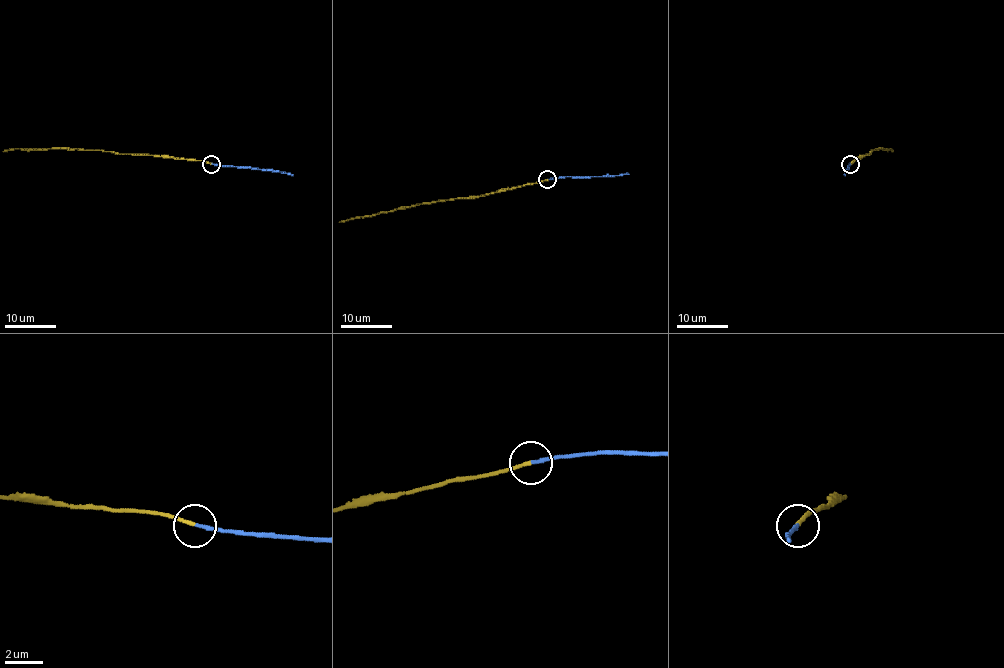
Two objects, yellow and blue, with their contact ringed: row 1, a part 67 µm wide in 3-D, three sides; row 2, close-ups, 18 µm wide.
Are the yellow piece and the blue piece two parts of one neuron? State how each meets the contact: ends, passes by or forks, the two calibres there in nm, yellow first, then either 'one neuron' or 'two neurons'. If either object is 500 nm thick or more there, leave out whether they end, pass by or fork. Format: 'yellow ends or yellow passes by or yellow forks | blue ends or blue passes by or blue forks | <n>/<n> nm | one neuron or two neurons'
yellow ends | blue ends | 180/190 nm | one neuron

